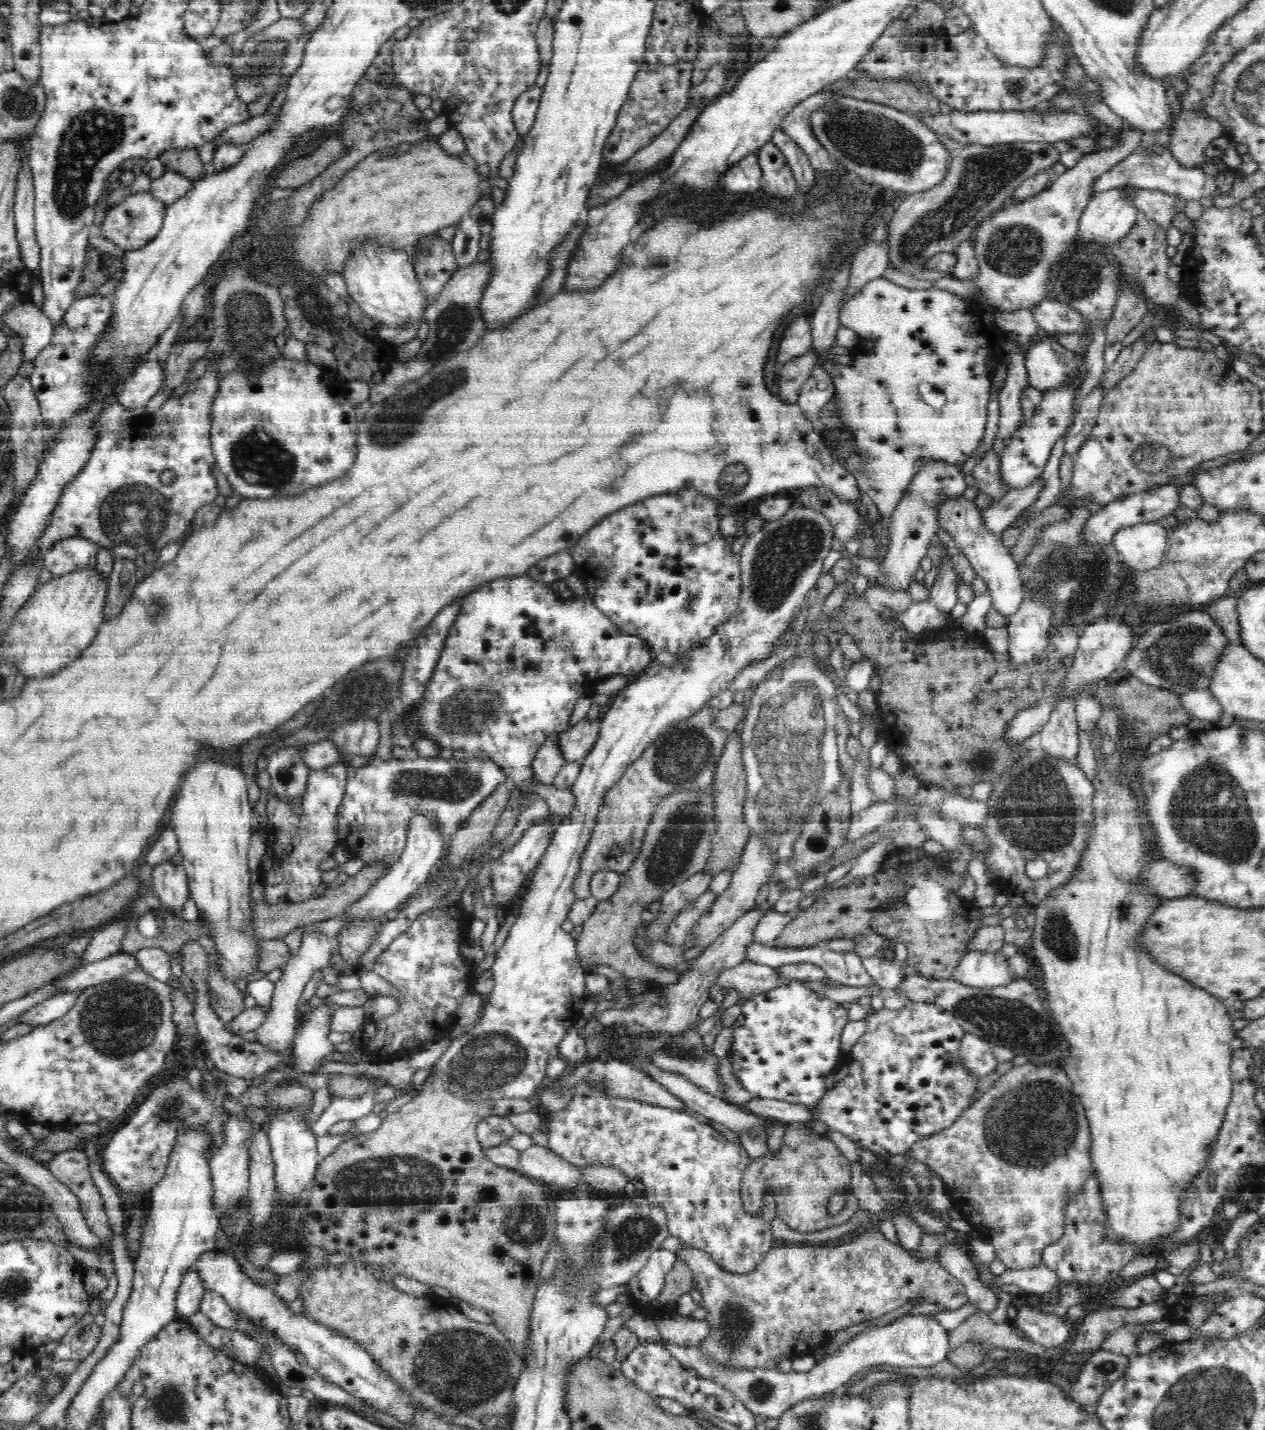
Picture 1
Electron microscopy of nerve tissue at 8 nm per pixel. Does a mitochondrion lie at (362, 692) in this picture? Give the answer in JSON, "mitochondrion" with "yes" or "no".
{"mitochondrion":"yes"}

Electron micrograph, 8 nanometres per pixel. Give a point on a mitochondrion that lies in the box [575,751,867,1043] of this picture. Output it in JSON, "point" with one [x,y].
{"point":[680,837]}

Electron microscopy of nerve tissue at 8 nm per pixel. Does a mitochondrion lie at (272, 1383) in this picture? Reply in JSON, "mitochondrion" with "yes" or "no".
{"mitochondrion":"no"}

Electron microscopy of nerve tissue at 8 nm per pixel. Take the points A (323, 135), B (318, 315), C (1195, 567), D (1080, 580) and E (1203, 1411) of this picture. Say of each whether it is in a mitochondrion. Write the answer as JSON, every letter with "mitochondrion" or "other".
{"A":"other","B":"mitochondrion","C":"mitochondrion","D":"mitochondrion","E":"mitochondrion"}

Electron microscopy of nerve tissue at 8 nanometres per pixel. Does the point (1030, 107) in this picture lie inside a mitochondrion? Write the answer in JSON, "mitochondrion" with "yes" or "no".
{"mitochondrion":"no"}

